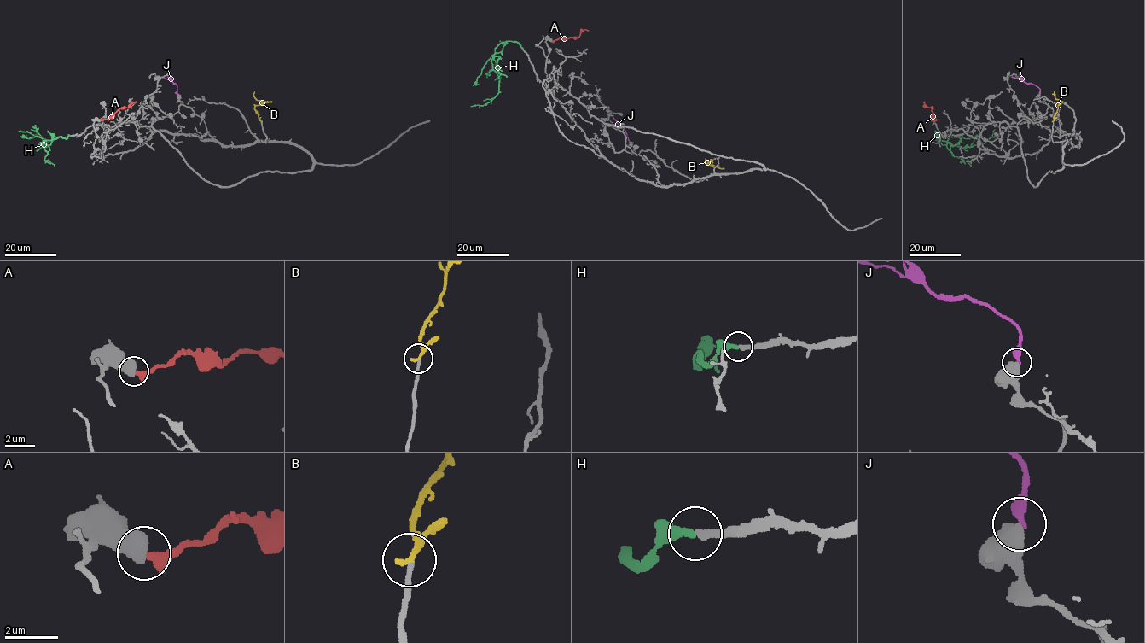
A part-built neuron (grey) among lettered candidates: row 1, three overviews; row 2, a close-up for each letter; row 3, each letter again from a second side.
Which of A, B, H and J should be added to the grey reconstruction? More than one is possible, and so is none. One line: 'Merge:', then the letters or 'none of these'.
Merge: B, H

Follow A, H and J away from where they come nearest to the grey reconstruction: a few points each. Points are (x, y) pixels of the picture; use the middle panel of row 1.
A: (551, 41), (560, 37), (578, 37), (583, 31), (589, 31)
H: (522, 49), (509, 41), (496, 48), (491, 61), (499, 78), (498, 92), (482, 105), (471, 106)
J: (630, 145), (626, 133), (613, 118)

